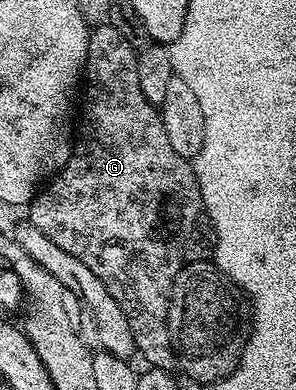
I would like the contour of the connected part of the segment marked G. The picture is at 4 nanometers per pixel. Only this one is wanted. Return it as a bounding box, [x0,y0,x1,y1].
[26,23,214,371]

